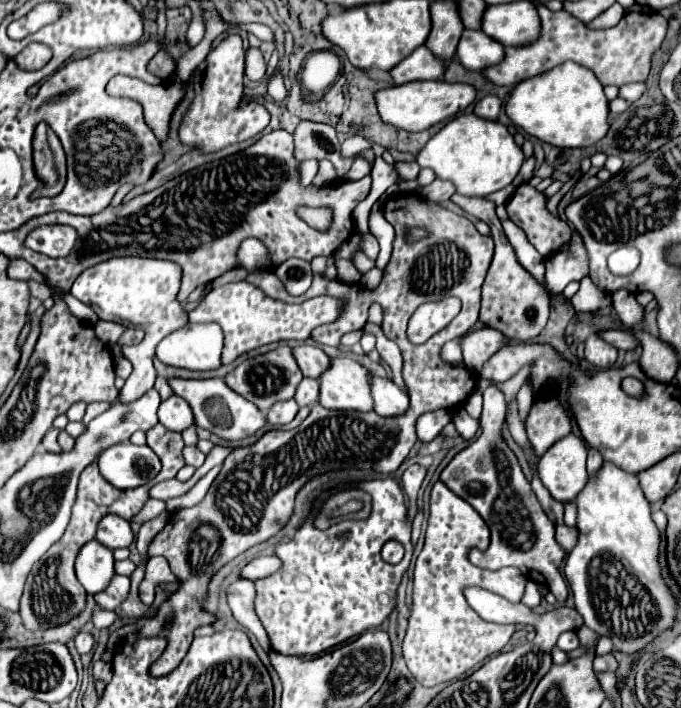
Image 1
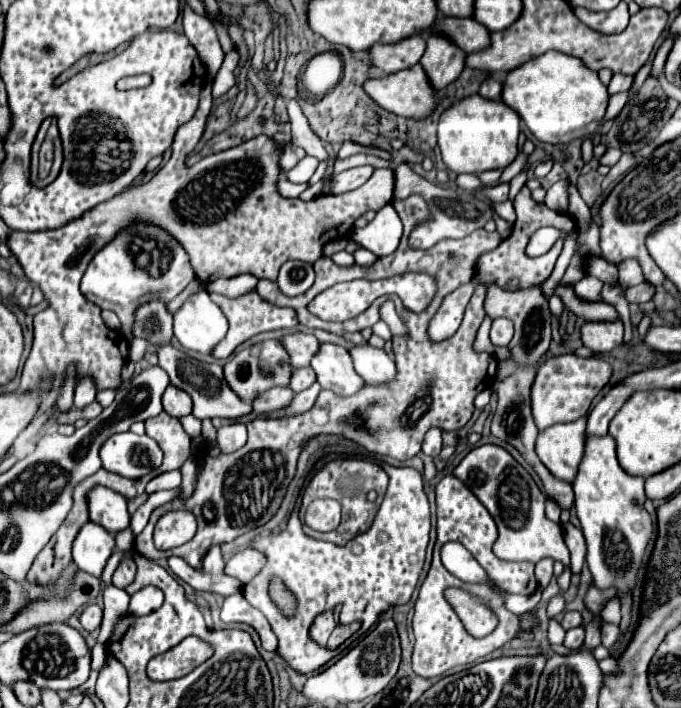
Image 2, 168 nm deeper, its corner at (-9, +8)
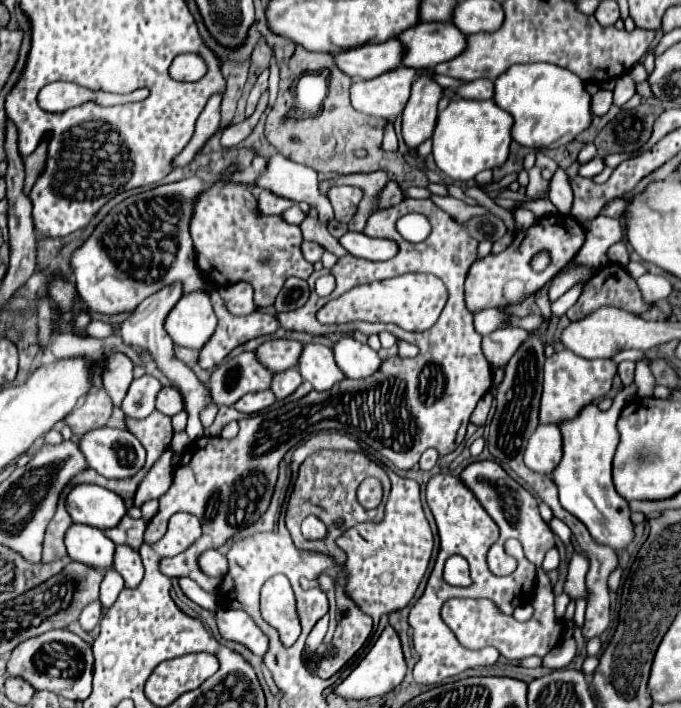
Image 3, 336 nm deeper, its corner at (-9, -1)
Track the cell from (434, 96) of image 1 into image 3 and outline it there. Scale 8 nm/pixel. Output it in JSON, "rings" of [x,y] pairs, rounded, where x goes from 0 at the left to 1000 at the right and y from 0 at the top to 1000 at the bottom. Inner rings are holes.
{"rings":[[[589,93],[589,99],[574,99],[571,105],[559,105],[559,110],[521,113],[515,121],[515,147],[533,161],[580,169],[601,141],[609,107],[609,96]]]}

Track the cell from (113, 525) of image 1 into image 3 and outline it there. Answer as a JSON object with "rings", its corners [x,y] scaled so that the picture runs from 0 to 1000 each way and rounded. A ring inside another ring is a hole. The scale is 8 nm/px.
{"rings":[[[137,684],[110,686],[98,701],[98,720],[107,737],[140,743],[145,749],[175,743],[175,737],[186,726],[178,701]]]}

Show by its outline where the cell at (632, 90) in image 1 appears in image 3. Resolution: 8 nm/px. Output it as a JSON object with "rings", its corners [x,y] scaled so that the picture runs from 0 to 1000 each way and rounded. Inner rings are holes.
{"rings":[[[883,124],[883,127],[871,136],[871,158],[874,158],[874,164],[891,161],[894,153],[897,153],[897,147],[900,147],[900,130]]]}

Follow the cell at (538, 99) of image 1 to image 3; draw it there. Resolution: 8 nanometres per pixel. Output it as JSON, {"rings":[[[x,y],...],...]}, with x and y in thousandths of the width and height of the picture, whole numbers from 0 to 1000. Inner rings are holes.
{"rings":[[[800,88],[750,93],[727,113],[724,141],[756,167],[750,184],[753,198],[786,212],[833,203],[871,172],[868,133],[859,127],[859,116],[853,116],[847,105]]]}

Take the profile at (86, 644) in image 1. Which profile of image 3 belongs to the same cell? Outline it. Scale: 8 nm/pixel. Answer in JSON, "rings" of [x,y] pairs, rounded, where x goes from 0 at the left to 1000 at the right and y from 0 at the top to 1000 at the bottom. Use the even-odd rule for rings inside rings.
{"rings":[[[145,850],[125,856],[125,862],[116,870],[116,881],[125,893],[134,893],[145,881],[145,876],[148,876],[148,853]]]}

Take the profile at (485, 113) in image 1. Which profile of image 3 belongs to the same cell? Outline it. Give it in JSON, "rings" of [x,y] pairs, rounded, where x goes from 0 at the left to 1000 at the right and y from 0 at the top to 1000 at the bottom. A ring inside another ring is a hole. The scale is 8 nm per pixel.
{"rings":[[[712,110],[695,113],[695,116],[683,119],[683,121],[677,121],[671,130],[674,130],[674,136],[692,138],[692,141],[721,141],[724,133],[727,133],[724,116],[721,113],[712,113]]]}

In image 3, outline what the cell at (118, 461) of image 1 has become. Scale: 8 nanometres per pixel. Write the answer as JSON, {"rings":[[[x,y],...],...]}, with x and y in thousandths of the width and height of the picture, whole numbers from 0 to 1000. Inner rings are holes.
{"rings":[[[140,605],[122,613],[116,630],[131,661],[154,675],[192,675],[213,658],[213,633],[186,607]]]}

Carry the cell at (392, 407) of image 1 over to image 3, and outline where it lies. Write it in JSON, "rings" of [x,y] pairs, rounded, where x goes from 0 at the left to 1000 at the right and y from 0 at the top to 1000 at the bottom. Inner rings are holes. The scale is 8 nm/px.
{"rings":[[[504,475],[489,489],[495,514],[507,523],[510,534],[542,534],[559,520],[559,506],[539,486],[524,483],[518,475]]]}

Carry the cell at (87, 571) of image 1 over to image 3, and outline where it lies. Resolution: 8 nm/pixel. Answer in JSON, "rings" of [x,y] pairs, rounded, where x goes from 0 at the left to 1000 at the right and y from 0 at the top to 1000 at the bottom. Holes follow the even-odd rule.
{"rings":[[[107,740],[95,754],[101,788],[140,805],[160,805],[166,797],[169,768],[148,749]]]}

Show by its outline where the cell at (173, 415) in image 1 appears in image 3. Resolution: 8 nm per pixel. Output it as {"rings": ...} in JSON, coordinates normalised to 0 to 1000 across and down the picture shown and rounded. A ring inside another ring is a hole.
{"rings":[[[239,545],[236,556],[231,559],[231,579],[245,588],[263,585],[269,579],[269,568],[266,568],[266,559],[260,556],[260,551],[251,551],[251,545]]]}

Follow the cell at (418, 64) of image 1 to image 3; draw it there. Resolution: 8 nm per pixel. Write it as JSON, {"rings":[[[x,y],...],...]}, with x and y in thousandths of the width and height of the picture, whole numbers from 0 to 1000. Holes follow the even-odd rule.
{"rings":[[[580,54],[562,62],[542,62],[542,65],[524,65],[518,71],[510,71],[507,76],[495,76],[495,93],[515,110],[545,113],[554,110],[571,99],[580,99],[592,90],[595,71],[589,59]]]}

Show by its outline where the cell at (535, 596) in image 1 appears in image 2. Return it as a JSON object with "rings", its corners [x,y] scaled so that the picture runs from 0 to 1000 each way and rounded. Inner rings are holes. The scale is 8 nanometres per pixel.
{"rings":[[[800,787],[794,790],[789,798],[786,798],[786,812],[789,812],[789,821],[791,821],[791,829],[800,832],[812,815],[812,790],[809,787]]]}

